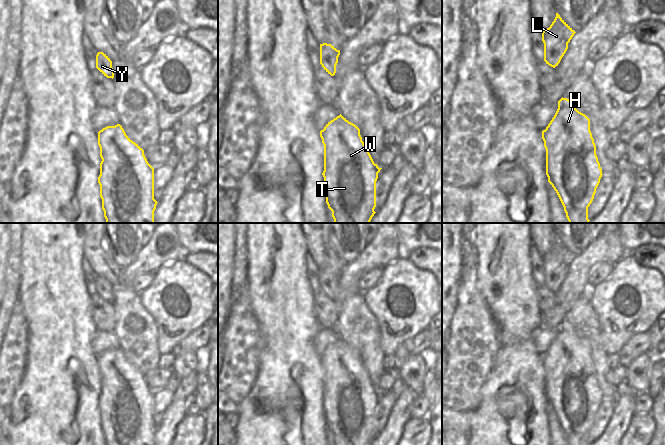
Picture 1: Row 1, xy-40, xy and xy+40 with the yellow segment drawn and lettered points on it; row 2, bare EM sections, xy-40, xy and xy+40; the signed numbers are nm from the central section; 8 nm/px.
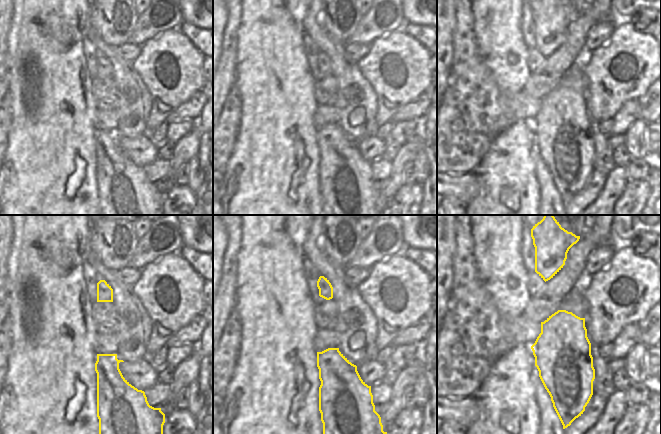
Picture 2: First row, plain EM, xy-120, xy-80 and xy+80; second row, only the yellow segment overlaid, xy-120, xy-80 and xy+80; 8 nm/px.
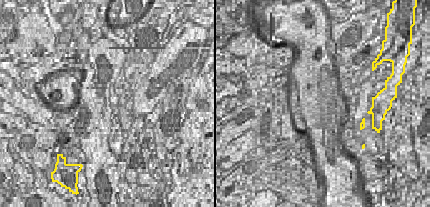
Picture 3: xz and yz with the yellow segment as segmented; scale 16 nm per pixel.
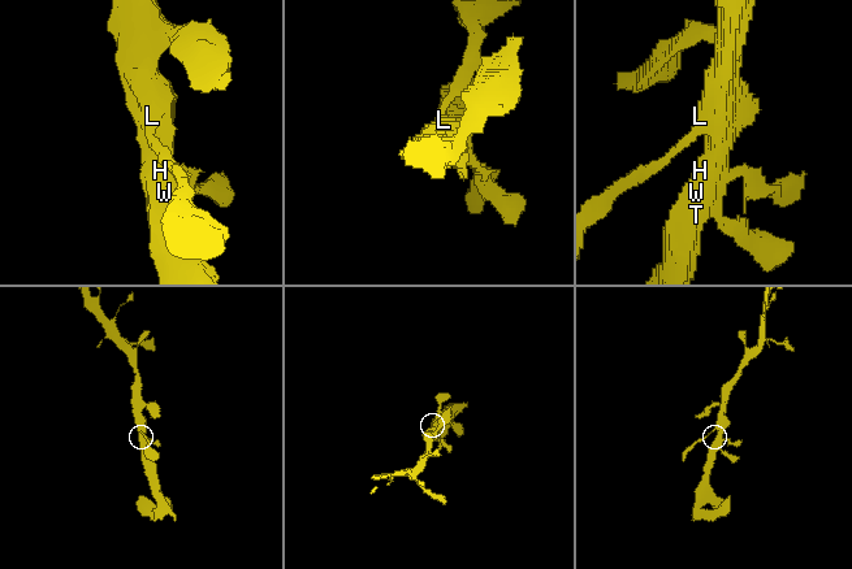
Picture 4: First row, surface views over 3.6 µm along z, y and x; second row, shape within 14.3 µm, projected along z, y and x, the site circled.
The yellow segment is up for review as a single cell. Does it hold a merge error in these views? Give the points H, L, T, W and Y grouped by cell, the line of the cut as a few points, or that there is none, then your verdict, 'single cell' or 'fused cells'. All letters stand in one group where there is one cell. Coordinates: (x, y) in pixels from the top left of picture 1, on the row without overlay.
groups H L T W Y; cut none; single cell

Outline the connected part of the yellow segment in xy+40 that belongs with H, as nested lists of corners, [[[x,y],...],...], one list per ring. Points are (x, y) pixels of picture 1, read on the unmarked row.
[[[562,321],[554,341],[542,355],[542,363],[546,373],[548,406],[556,415],[568,445],[590,445],[588,431],[603,399],[590,355],[590,343],[579,336],[571,324]]]

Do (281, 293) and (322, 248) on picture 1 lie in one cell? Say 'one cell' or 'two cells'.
two cells

